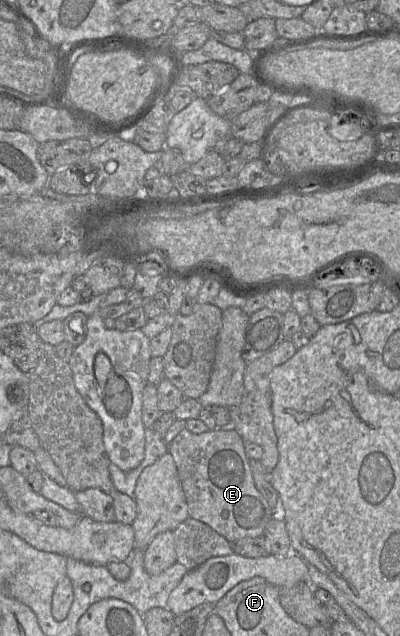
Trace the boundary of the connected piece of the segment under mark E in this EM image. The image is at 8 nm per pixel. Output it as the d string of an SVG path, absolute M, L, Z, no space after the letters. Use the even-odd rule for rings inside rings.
M233 427L208 430L201 434L194 434L184 428L168 444L168 452L175 461L190 518L205 523L230 543L242 538L264 535L274 510L256 488L249 458L245 454L244 439Z

